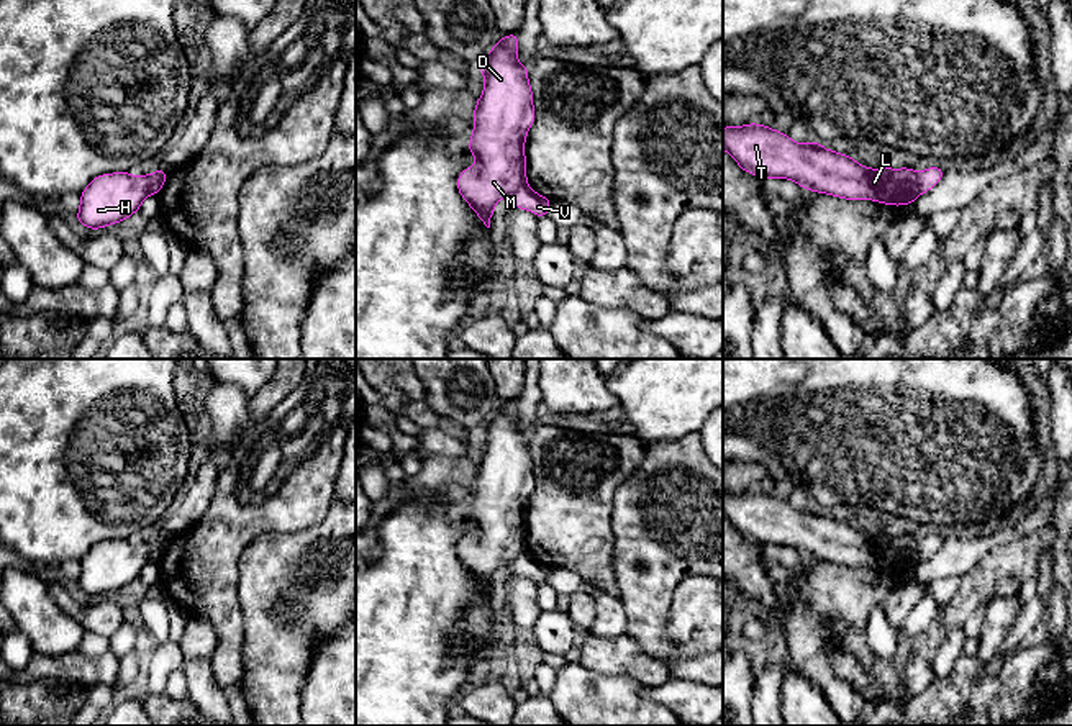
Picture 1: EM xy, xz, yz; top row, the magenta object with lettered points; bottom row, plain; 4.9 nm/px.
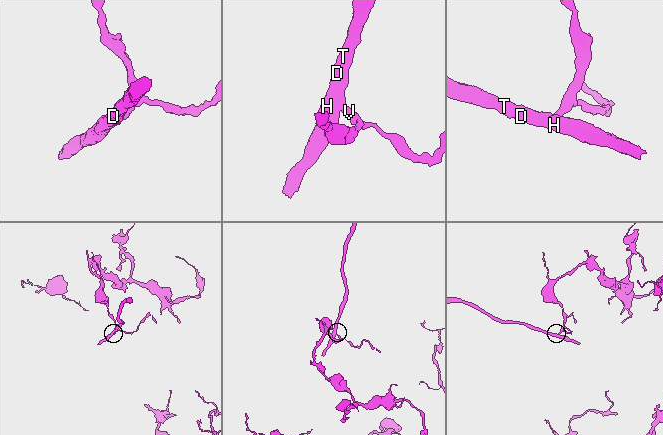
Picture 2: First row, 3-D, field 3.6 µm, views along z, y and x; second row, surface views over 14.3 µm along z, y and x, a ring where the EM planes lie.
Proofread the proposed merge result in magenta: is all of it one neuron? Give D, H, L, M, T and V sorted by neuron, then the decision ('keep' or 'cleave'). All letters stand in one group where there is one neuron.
D H L M T / V; cleave

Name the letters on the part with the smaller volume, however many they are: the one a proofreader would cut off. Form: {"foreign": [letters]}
{"foreign": ["D", "H", "L", "M", "T"]}

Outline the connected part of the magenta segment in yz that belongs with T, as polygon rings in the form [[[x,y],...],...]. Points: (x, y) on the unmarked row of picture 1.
[[[726,493],[723,516],[756,544],[790,546],[810,559],[895,574],[911,572],[920,562],[918,539],[910,534],[867,536],[847,521],[824,516],[816,508],[795,510],[770,493]]]

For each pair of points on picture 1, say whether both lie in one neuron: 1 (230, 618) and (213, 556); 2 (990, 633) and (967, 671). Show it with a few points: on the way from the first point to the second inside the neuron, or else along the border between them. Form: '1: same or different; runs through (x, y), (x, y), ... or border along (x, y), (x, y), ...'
1: same; runs through (217, 603), (213, 598), (213, 571)
2: different; border along (974, 657), (984, 664)

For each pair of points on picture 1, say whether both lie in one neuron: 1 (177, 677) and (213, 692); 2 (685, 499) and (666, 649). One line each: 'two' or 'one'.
1: two
2: one

